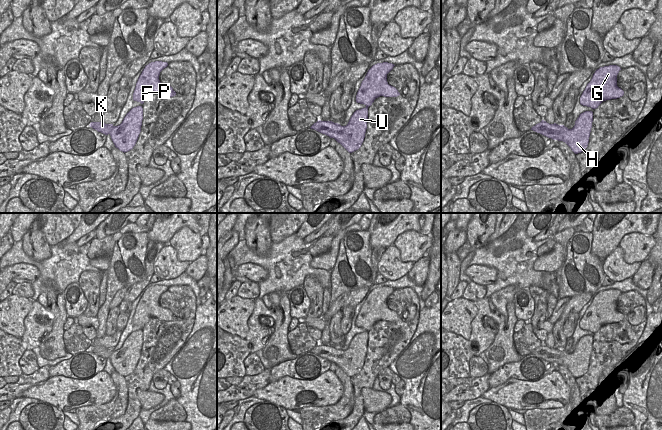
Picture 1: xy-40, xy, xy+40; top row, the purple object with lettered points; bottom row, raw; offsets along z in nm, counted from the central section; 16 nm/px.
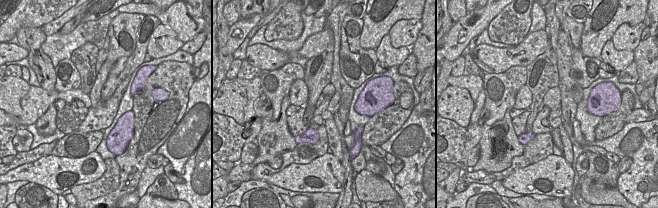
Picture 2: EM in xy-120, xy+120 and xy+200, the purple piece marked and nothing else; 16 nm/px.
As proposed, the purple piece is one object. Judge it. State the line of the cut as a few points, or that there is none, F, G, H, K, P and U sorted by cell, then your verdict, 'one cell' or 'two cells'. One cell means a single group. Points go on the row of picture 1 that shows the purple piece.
no cut | F G H K P U | one cell

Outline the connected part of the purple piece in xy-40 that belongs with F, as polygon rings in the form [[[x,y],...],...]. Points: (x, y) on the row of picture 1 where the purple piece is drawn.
[[[155,61],[145,66],[138,78],[133,93],[133,100],[141,104],[152,94],[158,94],[163,97],[173,97],[176,92],[167,84],[159,80],[160,72],[168,66],[167,62]]]

